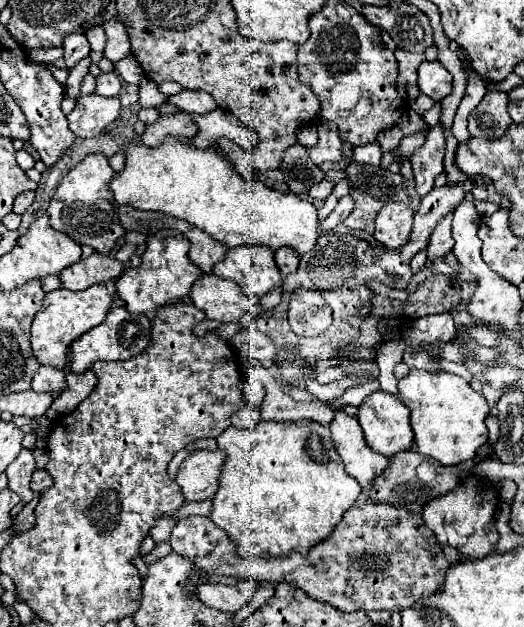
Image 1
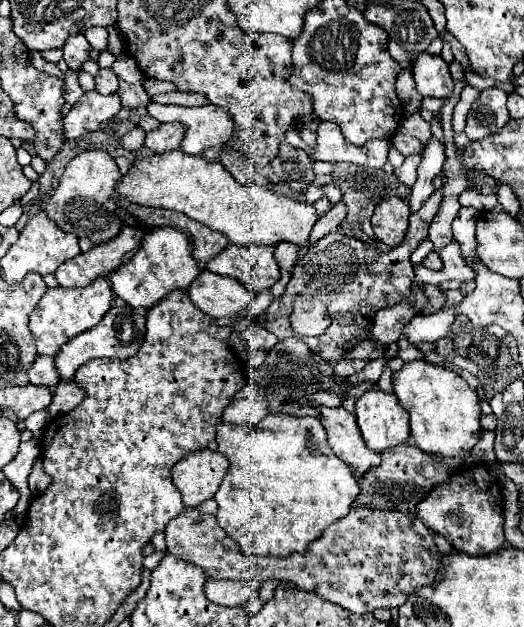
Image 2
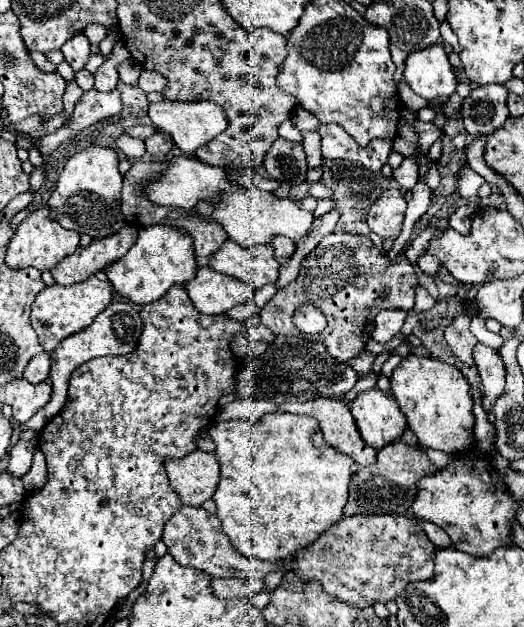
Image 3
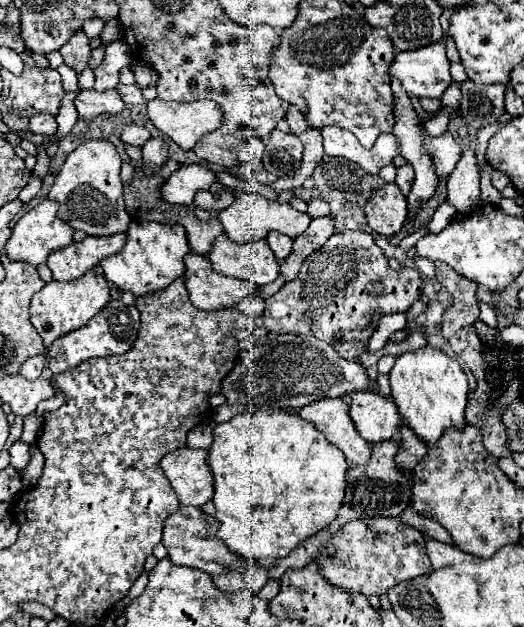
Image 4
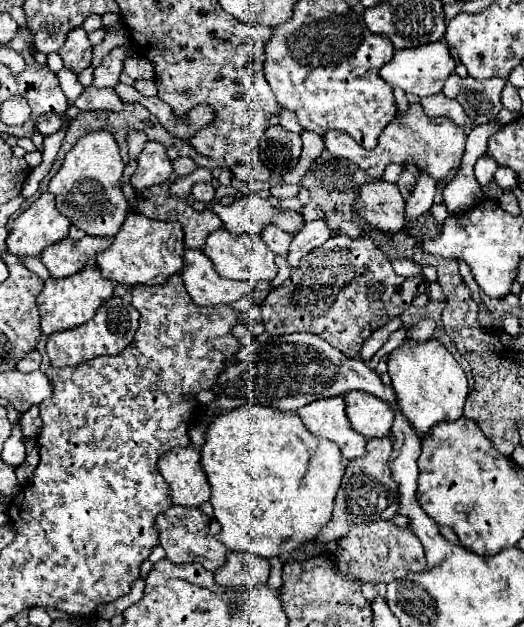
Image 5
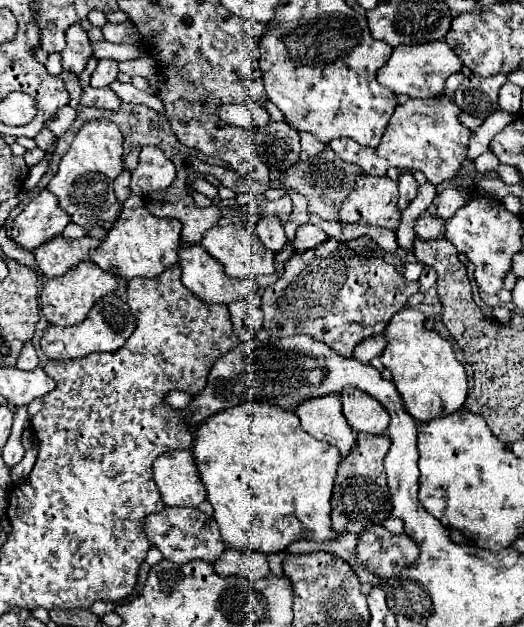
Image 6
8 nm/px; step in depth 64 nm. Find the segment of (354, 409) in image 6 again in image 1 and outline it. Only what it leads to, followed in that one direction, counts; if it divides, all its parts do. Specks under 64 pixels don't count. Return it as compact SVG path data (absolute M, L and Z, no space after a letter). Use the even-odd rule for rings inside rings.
M374 392L370 394L362 406L358 408L358 422L366 434L366 442L372 450L384 454L386 458L394 456L394 452L410 450L412 448L412 426L410 426L410 412L402 404L402 400L388 392Z

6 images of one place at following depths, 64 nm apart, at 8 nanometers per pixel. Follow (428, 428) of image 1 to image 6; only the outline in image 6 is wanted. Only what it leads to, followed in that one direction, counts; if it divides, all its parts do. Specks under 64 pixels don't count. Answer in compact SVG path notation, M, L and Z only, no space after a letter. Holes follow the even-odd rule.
M400 310L386 326L386 336L388 346L382 352L382 364L390 370L402 404L414 420L428 422L462 408L468 392L466 370L456 360L450 342L440 338L434 330L424 330L424 314L420 310Z

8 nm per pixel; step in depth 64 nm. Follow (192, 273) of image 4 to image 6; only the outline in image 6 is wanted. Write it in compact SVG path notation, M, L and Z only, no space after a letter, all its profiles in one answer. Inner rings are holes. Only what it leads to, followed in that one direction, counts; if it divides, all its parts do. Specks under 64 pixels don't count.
M182 246L180 252L182 284L206 304L246 300L256 292L254 280L236 280L224 274L220 264L202 246Z

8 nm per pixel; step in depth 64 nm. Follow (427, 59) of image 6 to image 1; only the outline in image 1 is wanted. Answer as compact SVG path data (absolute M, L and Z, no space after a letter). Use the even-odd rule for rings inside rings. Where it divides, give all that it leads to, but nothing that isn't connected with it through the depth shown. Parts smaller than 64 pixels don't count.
M438 60L422 62L418 68L418 88L438 102L452 92L452 76Z

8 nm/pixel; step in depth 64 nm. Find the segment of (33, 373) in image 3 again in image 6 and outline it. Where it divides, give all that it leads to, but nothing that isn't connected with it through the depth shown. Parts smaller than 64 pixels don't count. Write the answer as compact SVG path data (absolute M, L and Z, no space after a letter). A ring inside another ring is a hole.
M28 342L26 346L24 346L24 350L20 352L20 356L18 356L18 368L20 370L34 370L34 368L38 368L38 364L40 364L40 360L38 360L38 354L36 354L36 350L34 350L34 346Z

